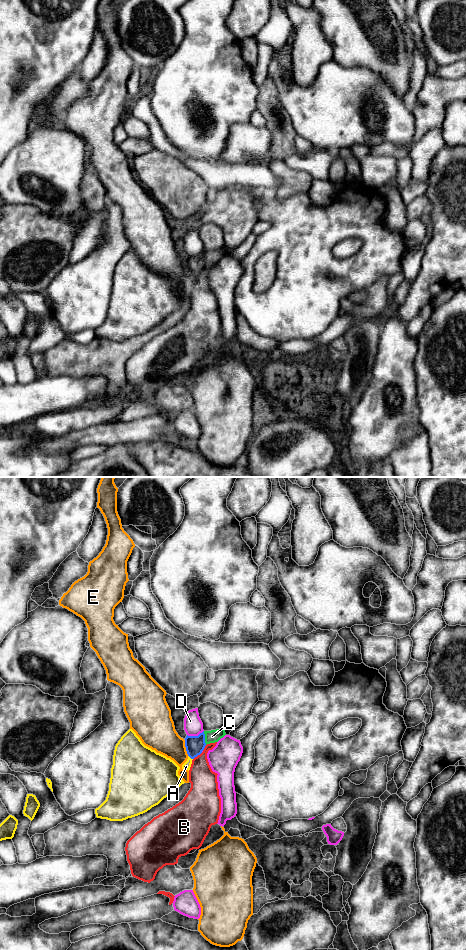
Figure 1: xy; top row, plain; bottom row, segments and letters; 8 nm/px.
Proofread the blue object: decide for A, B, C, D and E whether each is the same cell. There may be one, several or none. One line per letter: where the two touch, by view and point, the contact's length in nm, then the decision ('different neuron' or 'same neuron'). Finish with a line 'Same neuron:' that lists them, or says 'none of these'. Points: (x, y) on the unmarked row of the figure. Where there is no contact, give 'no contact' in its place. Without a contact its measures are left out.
A: contact xy (190, 277); length 50 nm; different neuron
B: contact xy (197, 275); length 100 nm; different neuron
C: contact xy (204, 258); length 110 nm; different neuron
D: contact xy (195, 256); length 140 nm; different neuron
E: contact xy (186, 268); length 130 nm; different neuron
Same neuron: none of these

